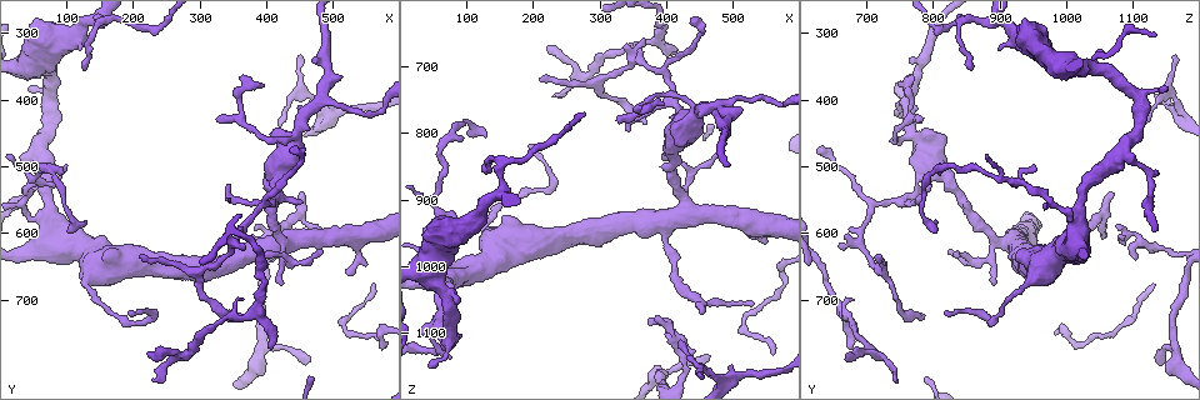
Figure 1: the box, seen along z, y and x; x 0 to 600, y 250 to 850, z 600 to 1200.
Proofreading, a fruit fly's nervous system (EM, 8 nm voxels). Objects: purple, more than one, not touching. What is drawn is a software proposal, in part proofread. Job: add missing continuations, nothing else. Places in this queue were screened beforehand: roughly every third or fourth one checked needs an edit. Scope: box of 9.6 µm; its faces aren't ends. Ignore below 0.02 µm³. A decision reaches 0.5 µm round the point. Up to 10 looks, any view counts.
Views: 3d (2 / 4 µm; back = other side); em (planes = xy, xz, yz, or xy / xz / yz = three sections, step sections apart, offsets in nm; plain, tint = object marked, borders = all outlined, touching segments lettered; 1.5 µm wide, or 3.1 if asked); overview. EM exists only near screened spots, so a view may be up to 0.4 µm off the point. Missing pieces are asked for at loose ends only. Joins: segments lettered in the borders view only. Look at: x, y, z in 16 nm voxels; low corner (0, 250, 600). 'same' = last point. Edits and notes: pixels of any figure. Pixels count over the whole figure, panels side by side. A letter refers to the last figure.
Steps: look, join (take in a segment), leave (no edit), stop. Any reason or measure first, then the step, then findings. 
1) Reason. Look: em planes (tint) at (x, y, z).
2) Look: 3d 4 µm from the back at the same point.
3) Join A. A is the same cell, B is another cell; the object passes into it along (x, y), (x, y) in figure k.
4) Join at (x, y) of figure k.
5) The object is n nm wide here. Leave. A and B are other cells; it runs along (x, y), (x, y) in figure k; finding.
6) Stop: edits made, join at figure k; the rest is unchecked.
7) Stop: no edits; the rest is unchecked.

Branch stops here. Look: 3d 2 µm at (345, 525, 795).

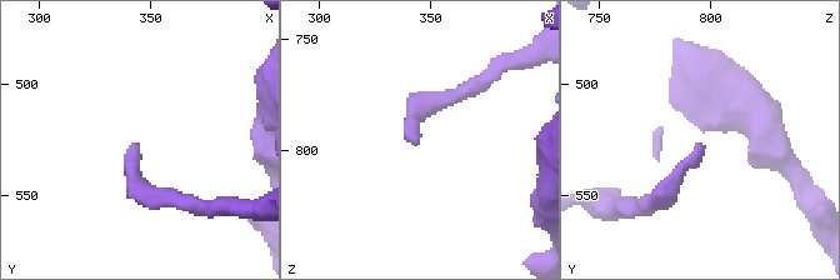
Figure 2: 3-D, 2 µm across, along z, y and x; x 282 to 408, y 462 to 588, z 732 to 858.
Look: em planes (borders) at (345, 528, 797).

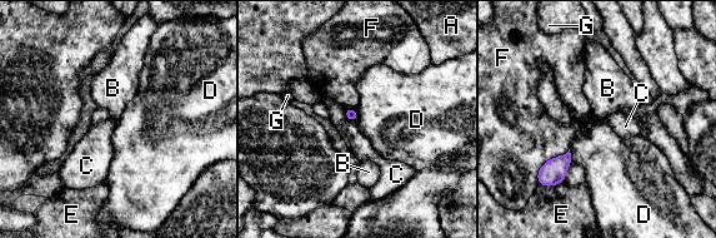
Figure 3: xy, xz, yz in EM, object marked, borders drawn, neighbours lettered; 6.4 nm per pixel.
Leave. A, B, C, D, E, F and G are other cells; a border runs along (355, 109), (356, 120) in figure 3; none of them fits.

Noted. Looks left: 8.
An open end. Look: 3d 4 µm at (405, 775, 675).

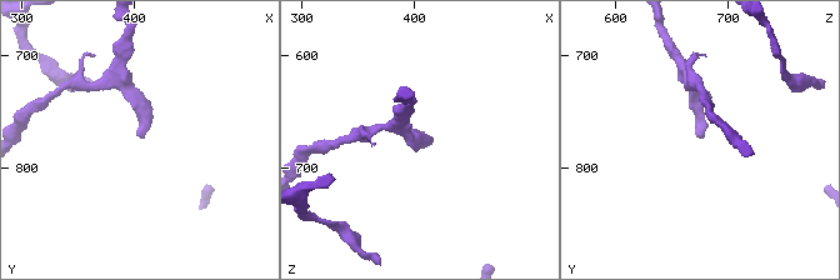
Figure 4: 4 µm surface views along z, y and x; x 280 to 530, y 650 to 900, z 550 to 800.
Look: em planes (plain) at (408, 774, 672).

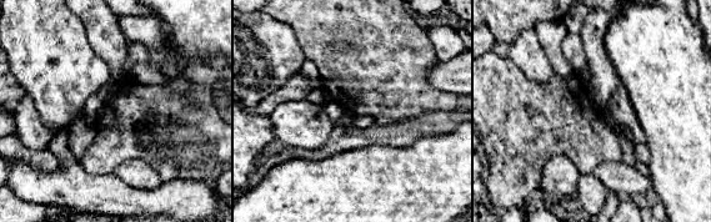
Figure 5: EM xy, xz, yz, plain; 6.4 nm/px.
See the neighbours. Look: em planes (borders) at the same point.

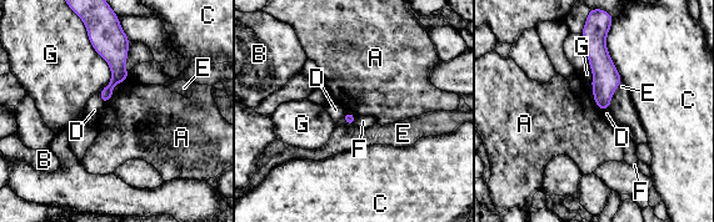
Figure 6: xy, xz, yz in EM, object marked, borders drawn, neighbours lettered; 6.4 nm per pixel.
Leave. A, B, C, D, E, F and G are other cells; it runs along (588, 35), (603, 67), (604, 106) in figure 6; no lettered segment goes on from it.

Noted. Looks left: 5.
Free end. Look: 3d 4 µm at (220, 780, 670).

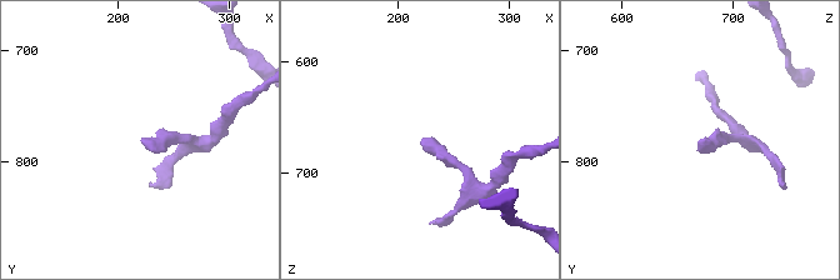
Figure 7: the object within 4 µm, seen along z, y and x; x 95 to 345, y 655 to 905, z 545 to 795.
Look: em planes (borders) at (220, 778, 670).

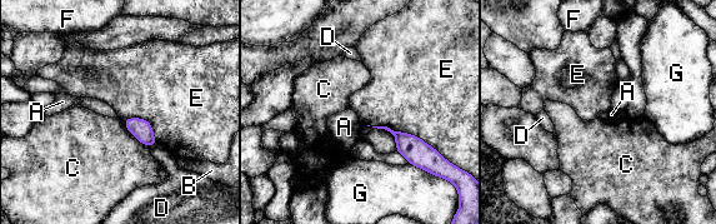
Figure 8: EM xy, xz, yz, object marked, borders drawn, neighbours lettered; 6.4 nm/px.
Leave. A, B, C, D, E, F and G are other cells; a border runs along (372, 125), (411, 133), (439, 152) in figure 8; no lettered segment goes on from it.

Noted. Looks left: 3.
Look: em xy step 8 (tint) at (520, 665, 950).

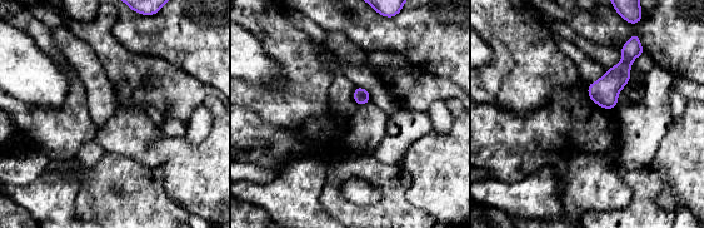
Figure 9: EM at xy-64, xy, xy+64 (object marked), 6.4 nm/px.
Another direction. Look: em planes (borders) at the same point.

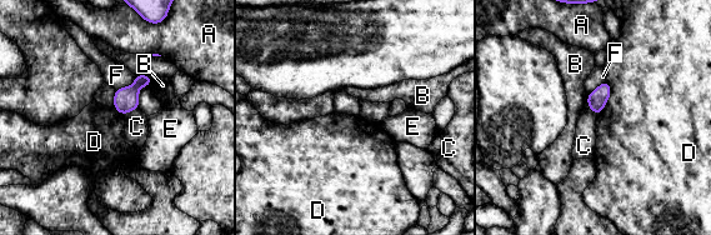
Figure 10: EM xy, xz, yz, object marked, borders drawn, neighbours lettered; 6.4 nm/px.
The object is 120 nm wide here. Leave. A, B, C, D, E and F are other cells; a border runs along (606, 80), (610, 96), (597, 115) in figure 10; no lettered segment goes on from it.

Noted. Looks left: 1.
Stop: no edits; the rest is unchecked.

